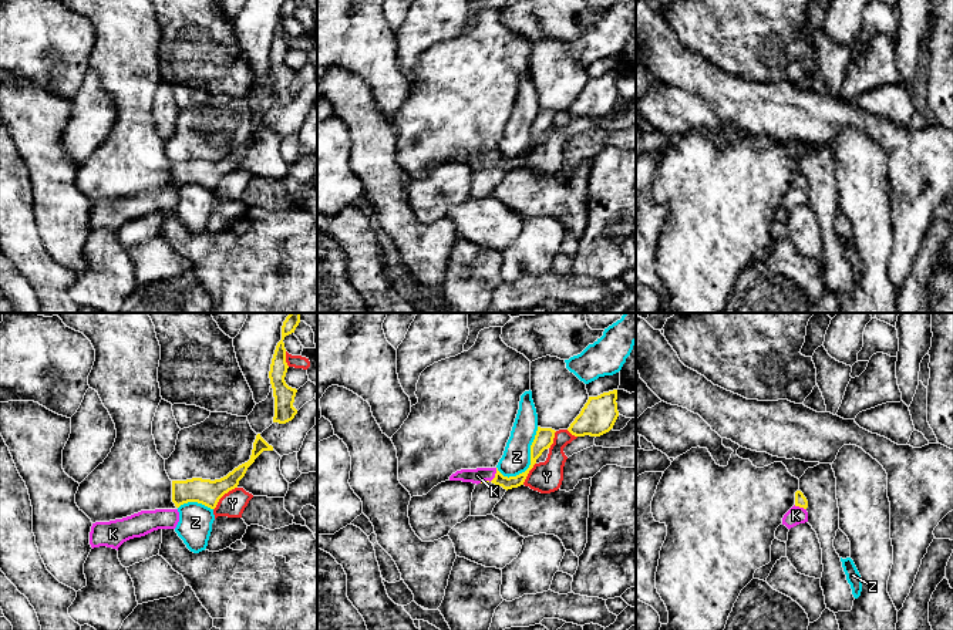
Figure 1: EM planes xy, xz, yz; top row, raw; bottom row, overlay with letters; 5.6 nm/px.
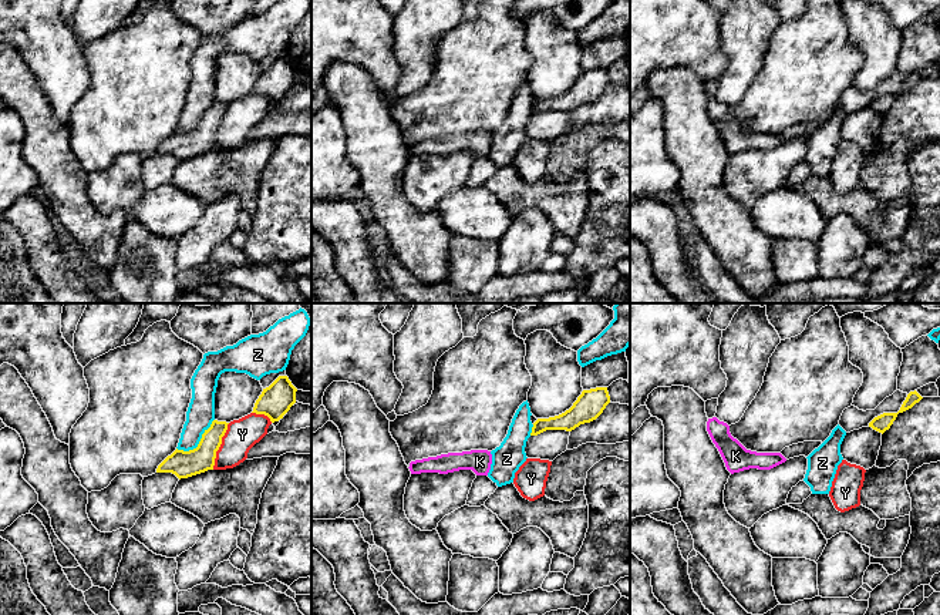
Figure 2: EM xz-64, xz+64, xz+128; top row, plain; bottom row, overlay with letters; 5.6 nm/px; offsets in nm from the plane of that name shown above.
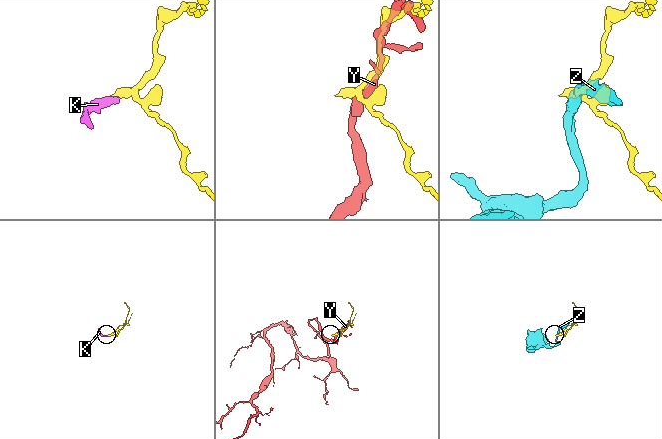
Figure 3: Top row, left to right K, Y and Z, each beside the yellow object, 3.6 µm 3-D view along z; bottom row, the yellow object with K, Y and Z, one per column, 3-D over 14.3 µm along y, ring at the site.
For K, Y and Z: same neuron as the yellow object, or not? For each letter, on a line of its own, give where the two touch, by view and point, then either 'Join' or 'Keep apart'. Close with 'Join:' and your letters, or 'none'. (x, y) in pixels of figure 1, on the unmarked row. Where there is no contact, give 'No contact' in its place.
K: Touches yellow at xz (492, 161). Join
Y: Touches yellow at xy (222, 177). Keep apart
Z: Touches yellow at xz (531, 141). Keep apart
Join: K

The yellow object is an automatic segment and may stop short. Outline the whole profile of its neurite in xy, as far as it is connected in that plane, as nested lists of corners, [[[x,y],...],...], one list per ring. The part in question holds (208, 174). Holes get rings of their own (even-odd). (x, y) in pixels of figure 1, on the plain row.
[[[260,115],[256,117],[250,141],[220,161],[192,159],[186,162],[172,162],[172,183],[176,189],[188,183],[198,183],[215,191],[219,181],[229,172],[238,169],[239,162],[245,158],[247,149],[263,132],[273,132]]]

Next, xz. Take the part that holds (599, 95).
[[[617,71],[589,78],[568,112],[575,118],[600,118],[609,114],[619,98],[616,81]]]

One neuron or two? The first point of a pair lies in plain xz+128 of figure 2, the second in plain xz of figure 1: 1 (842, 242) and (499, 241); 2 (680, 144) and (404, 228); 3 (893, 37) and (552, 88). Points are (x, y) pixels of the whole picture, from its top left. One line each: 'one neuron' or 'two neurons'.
1: two neurons
2: one neuron
3: one neuron

